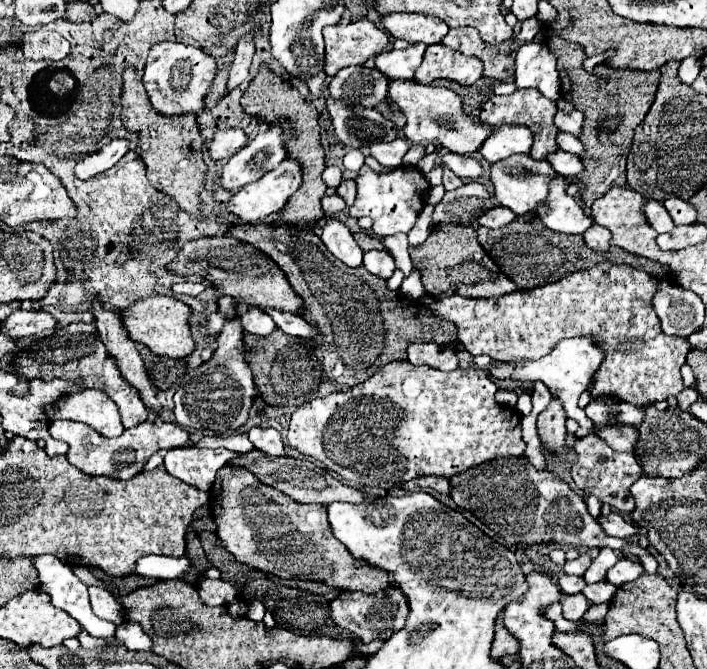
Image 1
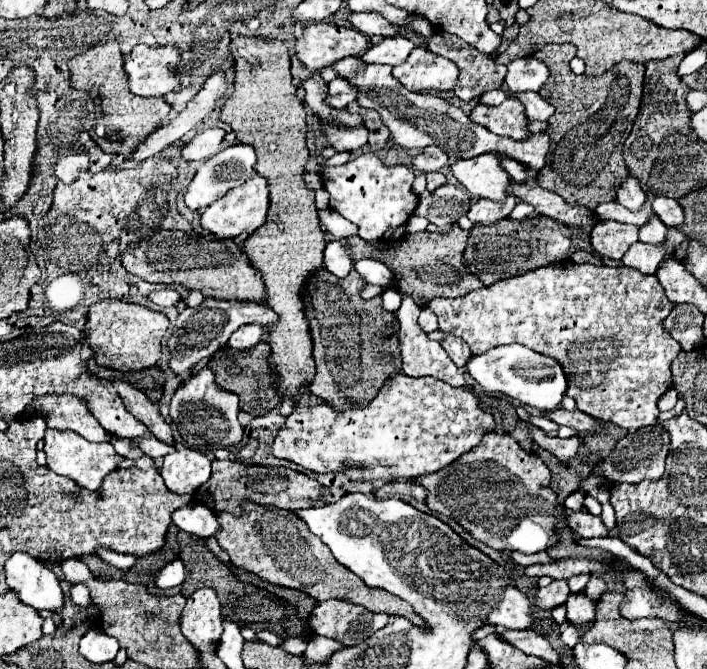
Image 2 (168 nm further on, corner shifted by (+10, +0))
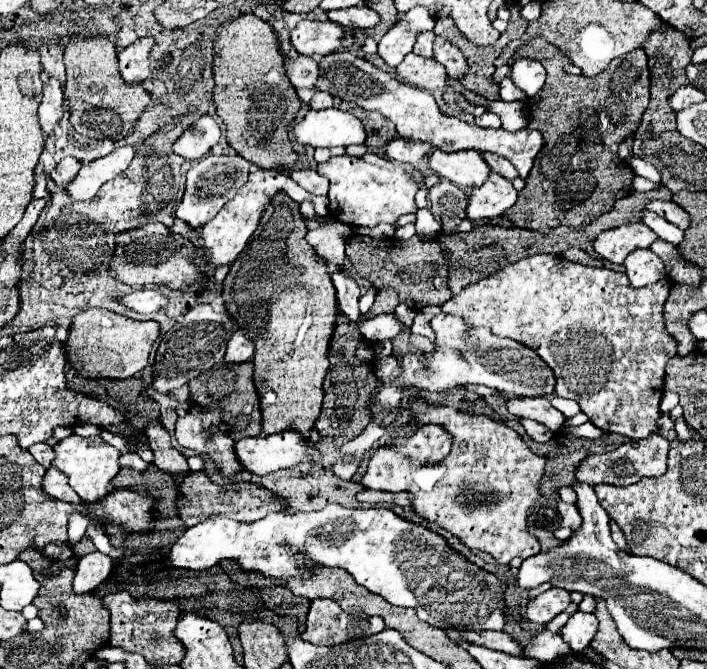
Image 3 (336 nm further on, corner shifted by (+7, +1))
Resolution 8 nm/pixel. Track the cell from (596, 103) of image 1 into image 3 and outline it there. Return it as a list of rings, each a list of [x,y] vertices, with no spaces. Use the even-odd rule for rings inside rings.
[[[534,39],[532,43],[530,43],[530,47],[526,47],[526,49],[516,49],[516,53],[514,53],[514,57],[510,59],[510,65],[512,65],[512,61],[516,61],[518,57],[528,57],[528,51],[530,51],[530,57],[534,57],[534,59],[538,59],[538,61],[542,61],[542,65],[546,67],[546,71],[548,71],[548,77],[546,77],[546,85],[540,89],[540,93],[536,93],[536,97],[534,99],[530,99],[528,101],[528,113],[530,113],[530,127],[534,127],[534,129],[538,129],[538,131],[542,131],[542,135],[544,135],[544,149],[542,149],[542,153],[536,157],[536,161],[534,161],[534,167],[532,167],[532,171],[530,171],[530,175],[528,175],[528,179],[526,179],[526,187],[518,193],[518,201],[516,201],[516,205],[512,207],[512,209],[508,209],[508,213],[504,213],[510,221],[514,221],[514,225],[516,227],[526,227],[526,229],[552,229],[552,227],[556,227],[556,225],[570,225],[570,227],[584,227],[584,225],[588,225],[588,223],[592,223],[592,221],[596,221],[602,213],[606,213],[608,209],[612,209],[612,205],[614,205],[614,201],[618,201],[620,197],[626,197],[628,193],[630,193],[630,179],[634,177],[634,173],[632,173],[632,169],[628,167],[624,167],[624,163],[620,163],[620,159],[618,159],[618,145],[622,143],[622,141],[626,141],[626,137],[628,135],[632,135],[636,129],[638,129],[638,125],[640,125],[640,119],[642,119],[642,113],[646,111],[646,107],[648,107],[648,99],[650,99],[650,73],[648,73],[648,65],[646,65],[646,53],[644,53],[644,49],[636,49],[636,51],[632,51],[632,53],[626,53],[624,57],[618,57],[618,59],[614,59],[612,63],[610,63],[610,67],[608,69],[604,69],[602,73],[600,73],[600,79],[598,77],[594,77],[594,79],[588,79],[588,77],[578,77],[578,75],[570,75],[570,73],[566,73],[564,71],[564,67],[566,65],[570,65],[570,57],[568,55],[564,55],[556,45],[550,45],[550,43],[546,43],[544,39]]]

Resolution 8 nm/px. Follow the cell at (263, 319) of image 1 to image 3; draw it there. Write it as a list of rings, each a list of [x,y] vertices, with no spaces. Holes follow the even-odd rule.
[[[238,329],[228,341],[224,361],[226,363],[242,363],[242,361],[250,361],[252,355],[254,355],[254,341],[246,333],[240,333],[240,329]]]

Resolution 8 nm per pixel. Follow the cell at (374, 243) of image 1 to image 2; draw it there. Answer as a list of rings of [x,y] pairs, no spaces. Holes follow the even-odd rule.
[[[453,224],[451,230],[445,234],[425,230],[425,232],[417,232],[413,236],[403,236],[397,240],[381,238],[377,242],[365,242],[359,236],[351,236],[345,240],[345,244],[347,244],[353,260],[371,258],[371,260],[383,262],[393,274],[391,288],[395,288],[401,296],[411,296],[417,302],[417,306],[425,306],[427,302],[431,302],[437,296],[439,298],[457,298],[457,296],[463,296],[471,290],[477,290],[479,286],[483,286],[477,278],[473,278],[473,274],[467,272],[467,268],[463,264],[463,250],[467,244],[467,236],[469,236],[469,232],[465,232],[457,224]]]

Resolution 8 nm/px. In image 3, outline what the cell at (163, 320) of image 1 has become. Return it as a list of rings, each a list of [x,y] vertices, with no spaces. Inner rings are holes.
[[[88,309],[74,317],[70,337],[66,341],[66,357],[80,377],[126,379],[148,365],[150,349],[158,337],[160,325],[156,321],[128,319],[110,309]]]

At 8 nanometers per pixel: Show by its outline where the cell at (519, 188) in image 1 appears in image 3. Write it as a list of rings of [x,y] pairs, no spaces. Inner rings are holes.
[[[436,149],[430,157],[430,169],[458,187],[478,187],[488,175],[490,167],[482,159],[480,151],[460,151],[460,153],[442,153]]]

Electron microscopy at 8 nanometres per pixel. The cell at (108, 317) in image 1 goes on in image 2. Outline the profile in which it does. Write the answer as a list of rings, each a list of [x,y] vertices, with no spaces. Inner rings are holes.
[[[121,380],[113,382],[111,386],[113,386],[115,392],[123,398],[125,408],[127,408],[139,422],[143,422],[155,438],[159,438],[159,440],[165,442],[165,444],[175,444],[169,424],[167,424],[167,422],[163,420],[163,416],[159,414],[159,408],[157,408],[143,392],[131,388],[127,382],[121,382]]]

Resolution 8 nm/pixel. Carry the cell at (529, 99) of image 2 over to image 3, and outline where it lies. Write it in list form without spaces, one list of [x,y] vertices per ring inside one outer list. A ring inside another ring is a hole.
[[[504,77],[502,81],[500,81],[500,99],[502,101],[528,101],[528,95],[522,91],[522,89],[518,89],[516,85],[512,85],[512,81],[510,81],[510,77]]]

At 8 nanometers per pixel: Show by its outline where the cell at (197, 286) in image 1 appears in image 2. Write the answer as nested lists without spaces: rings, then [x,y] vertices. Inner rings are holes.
[[[155,290],[149,294],[149,300],[159,306],[173,306],[181,300],[181,296],[175,290]]]

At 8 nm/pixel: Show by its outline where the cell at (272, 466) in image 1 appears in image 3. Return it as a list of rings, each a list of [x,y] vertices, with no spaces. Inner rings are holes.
[[[194,471],[184,479],[184,485],[180,487],[176,503],[178,503],[178,515],[186,521],[188,527],[192,525],[192,523],[188,523],[188,519],[194,519],[198,523],[200,519],[204,519],[208,515],[222,515],[222,517],[230,517],[234,521],[252,523],[272,511],[286,511],[288,509],[288,501],[284,497],[276,495],[274,491],[270,491],[262,485],[232,483],[232,481],[218,485],[218,483],[210,481],[210,477],[204,471]]]

